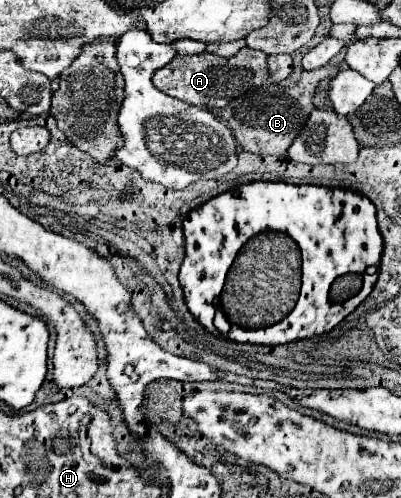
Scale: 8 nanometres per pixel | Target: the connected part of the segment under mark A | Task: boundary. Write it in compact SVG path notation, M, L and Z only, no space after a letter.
M250 47L240 49L232 57L212 55L208 51L188 57L188 59L172 59L166 67L158 69L154 75L154 87L174 99L180 99L190 105L206 105L206 107L224 107L230 99L244 95L252 87L258 87L270 79L268 55L264 51L254 51Z

